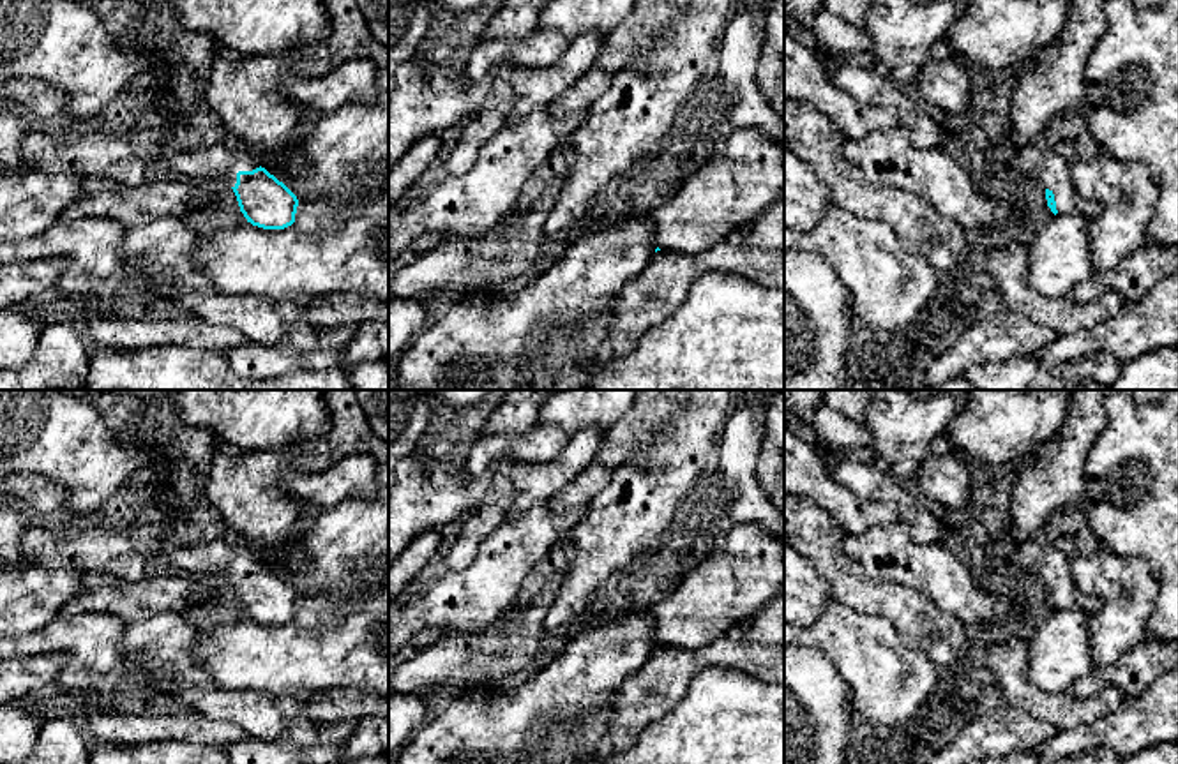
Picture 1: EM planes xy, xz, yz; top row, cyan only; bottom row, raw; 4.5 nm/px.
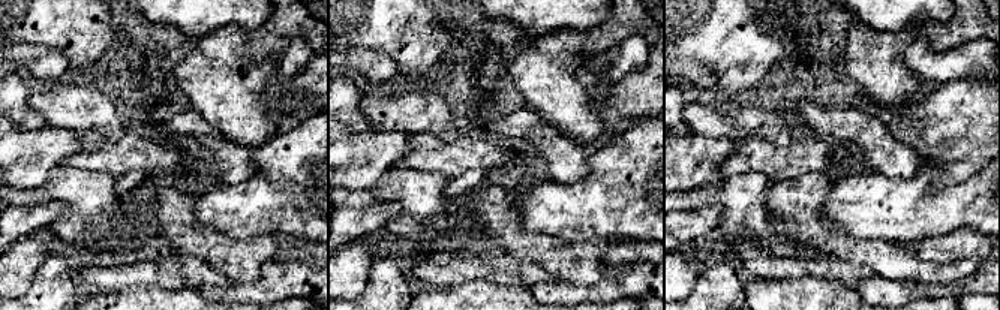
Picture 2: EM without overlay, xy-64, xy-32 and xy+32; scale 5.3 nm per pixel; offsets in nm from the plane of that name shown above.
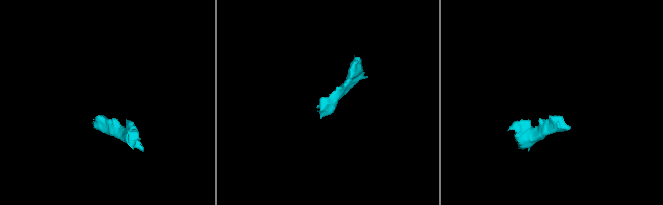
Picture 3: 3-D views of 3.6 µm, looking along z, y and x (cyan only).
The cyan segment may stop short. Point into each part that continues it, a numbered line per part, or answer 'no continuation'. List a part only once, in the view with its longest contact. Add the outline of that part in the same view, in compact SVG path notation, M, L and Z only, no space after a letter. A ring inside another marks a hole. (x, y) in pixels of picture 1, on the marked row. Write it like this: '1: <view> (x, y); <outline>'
1: xy (221, 161); M157 139L147 143L168 173L219 180L235 187L238 171L253 171L261 166L245 148L230 141L208 146L191 146L187 141Z

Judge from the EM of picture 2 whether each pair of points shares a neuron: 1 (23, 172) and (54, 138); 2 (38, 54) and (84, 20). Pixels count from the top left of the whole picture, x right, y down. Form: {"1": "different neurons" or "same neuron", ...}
{"1": "same neuron", "2": "different neurons"}

